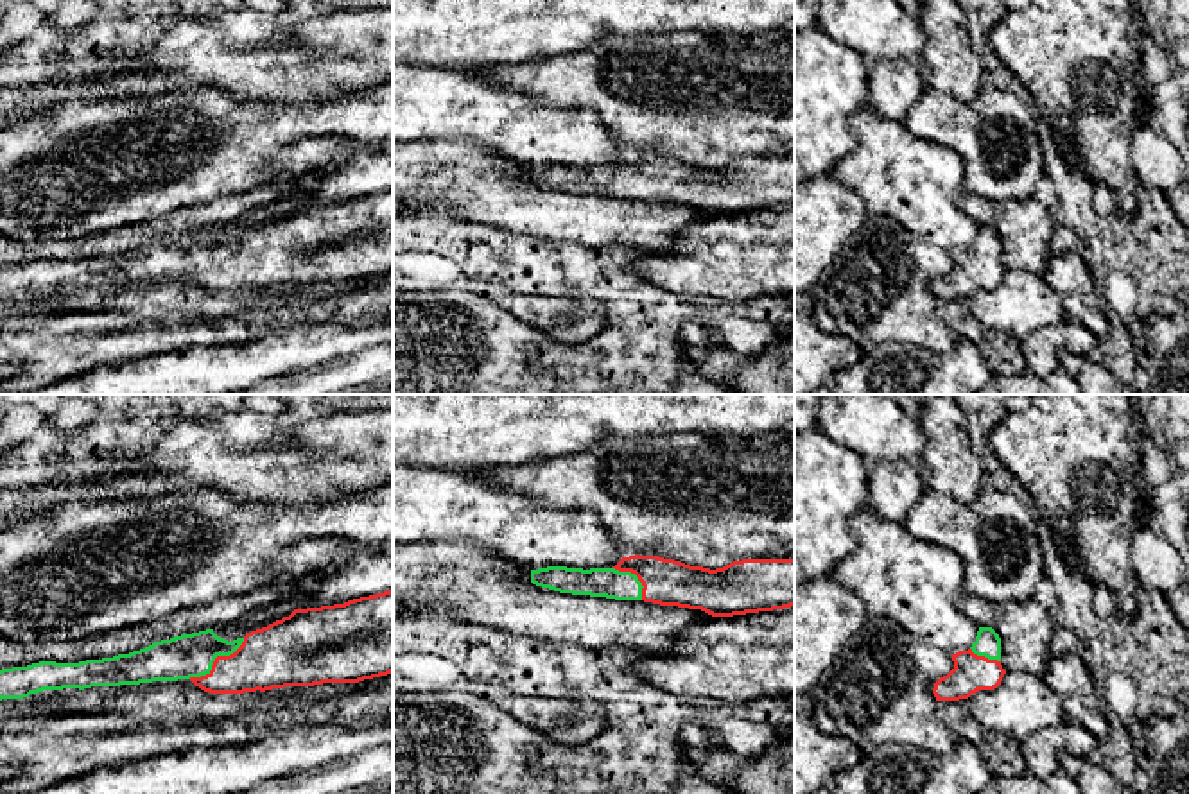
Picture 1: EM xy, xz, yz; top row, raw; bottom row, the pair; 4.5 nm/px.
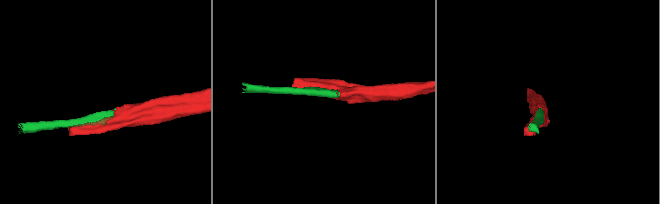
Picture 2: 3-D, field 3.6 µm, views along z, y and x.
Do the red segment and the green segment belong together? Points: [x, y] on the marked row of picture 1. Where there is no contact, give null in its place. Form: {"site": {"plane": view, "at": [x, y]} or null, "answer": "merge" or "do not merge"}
{"site": {"plane": "xy", "at": [216, 660]}, "answer": "merge"}

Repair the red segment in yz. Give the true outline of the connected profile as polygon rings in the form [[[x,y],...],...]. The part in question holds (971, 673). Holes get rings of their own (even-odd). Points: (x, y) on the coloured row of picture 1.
[[[979,627],[968,651],[952,654],[954,669],[934,683],[936,701],[968,699],[979,690],[994,690],[1006,670],[1001,665],[1001,638],[992,627]]]

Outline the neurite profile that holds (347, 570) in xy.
[[[335,538],[303,539],[285,548],[271,565],[280,581],[319,579],[314,591],[299,599],[280,599],[251,609],[246,617],[215,627],[219,638],[233,642],[289,617],[294,609],[344,604],[393,590],[393,541],[362,545]]]

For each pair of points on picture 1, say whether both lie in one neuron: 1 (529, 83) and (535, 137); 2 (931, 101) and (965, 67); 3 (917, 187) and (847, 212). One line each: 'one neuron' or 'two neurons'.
1: two neurons
2: two neurons
3: two neurons

